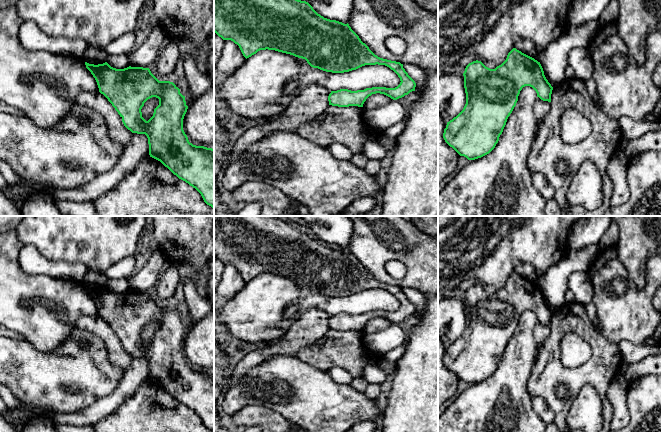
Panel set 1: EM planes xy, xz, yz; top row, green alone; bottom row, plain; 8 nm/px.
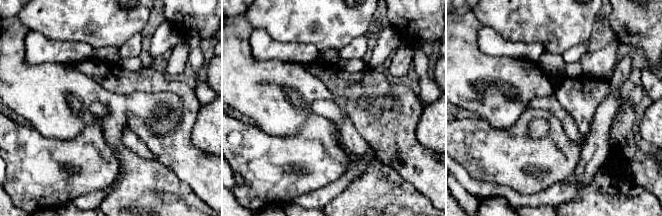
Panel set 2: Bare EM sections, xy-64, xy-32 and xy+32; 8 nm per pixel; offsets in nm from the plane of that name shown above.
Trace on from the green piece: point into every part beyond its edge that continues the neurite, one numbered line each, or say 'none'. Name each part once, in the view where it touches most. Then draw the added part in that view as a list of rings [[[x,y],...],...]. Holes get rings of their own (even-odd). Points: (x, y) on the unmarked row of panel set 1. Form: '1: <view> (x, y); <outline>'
none

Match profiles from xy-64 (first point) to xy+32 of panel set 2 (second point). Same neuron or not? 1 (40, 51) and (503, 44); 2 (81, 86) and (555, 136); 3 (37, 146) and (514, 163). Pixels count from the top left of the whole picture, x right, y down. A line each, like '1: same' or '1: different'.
1: same
2: different
3: same

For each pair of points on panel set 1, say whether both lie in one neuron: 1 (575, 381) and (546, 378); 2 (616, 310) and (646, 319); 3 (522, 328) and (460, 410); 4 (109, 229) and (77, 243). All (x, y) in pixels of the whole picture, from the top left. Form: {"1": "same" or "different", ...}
{"1": "same", "2": "same", "3": "same", "4": "same"}

